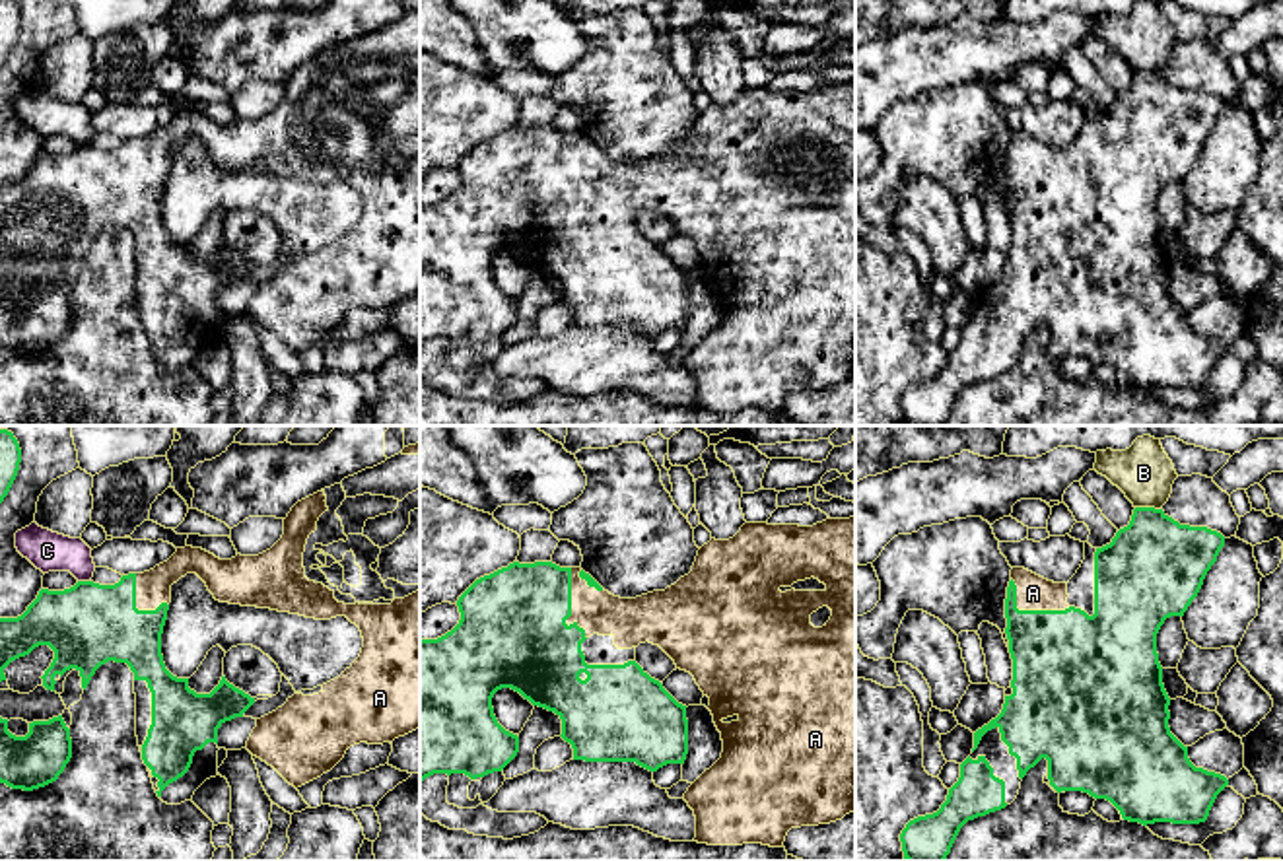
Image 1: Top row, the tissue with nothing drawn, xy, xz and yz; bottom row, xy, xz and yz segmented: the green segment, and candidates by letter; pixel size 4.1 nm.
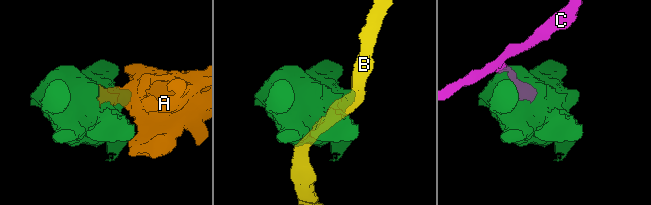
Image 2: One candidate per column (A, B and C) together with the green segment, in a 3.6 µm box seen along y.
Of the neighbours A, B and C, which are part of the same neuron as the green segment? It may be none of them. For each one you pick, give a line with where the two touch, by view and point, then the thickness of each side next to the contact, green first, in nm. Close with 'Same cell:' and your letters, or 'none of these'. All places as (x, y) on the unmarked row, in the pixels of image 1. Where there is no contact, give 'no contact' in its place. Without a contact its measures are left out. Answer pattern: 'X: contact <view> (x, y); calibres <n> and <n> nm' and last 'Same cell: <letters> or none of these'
A: contact xz (570, 173); calibres 440 and 180 nm
Same cell: A

